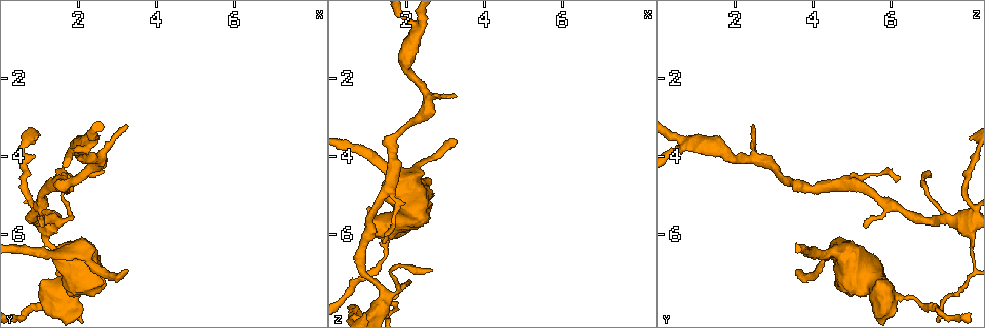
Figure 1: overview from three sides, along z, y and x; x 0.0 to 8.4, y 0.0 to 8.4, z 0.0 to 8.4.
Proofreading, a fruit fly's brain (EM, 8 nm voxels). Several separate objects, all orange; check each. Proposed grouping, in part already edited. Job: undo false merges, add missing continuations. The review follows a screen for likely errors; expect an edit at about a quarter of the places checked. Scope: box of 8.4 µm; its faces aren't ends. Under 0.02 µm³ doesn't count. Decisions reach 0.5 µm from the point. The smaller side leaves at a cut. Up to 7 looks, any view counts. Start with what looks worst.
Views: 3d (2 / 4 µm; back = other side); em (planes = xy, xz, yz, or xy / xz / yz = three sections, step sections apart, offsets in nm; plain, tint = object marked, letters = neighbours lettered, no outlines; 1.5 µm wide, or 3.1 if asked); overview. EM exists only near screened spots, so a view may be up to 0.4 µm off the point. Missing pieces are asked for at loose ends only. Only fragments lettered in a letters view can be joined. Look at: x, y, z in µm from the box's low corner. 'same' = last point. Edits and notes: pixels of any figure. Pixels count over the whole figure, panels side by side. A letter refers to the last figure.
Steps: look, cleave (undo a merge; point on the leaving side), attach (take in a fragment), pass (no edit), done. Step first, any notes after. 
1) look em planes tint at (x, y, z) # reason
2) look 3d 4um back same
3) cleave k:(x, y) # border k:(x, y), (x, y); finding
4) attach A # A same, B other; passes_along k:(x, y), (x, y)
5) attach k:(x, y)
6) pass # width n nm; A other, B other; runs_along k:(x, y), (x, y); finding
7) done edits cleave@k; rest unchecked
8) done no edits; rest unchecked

look 3d 4um at (3.25, 3.20, 2.45) # tapers out

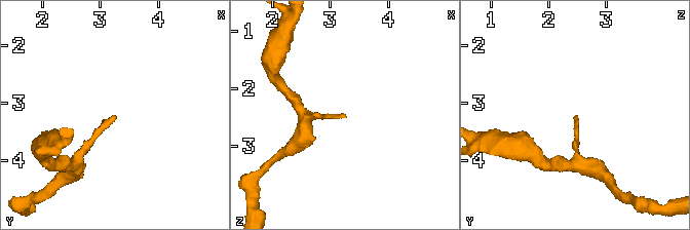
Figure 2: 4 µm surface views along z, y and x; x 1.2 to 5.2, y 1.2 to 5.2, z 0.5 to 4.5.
look em planes plain at (3.25, 3.25, 2.45)

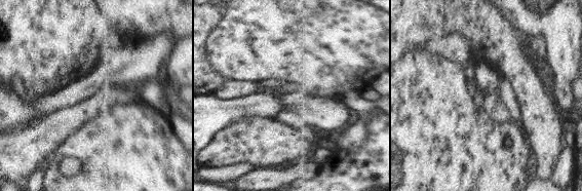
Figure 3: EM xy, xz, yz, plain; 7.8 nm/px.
look em planes letters same # see the neighbours

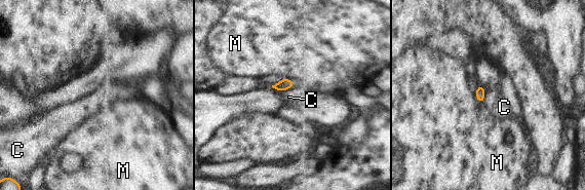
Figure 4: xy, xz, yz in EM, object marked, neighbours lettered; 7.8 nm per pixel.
pass # C other, M other; border 4:(281, 77), (290, 79), (296, 86); none of them fits

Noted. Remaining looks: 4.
look em planes plain at (1.50, 4.60, 6.15) # an open end

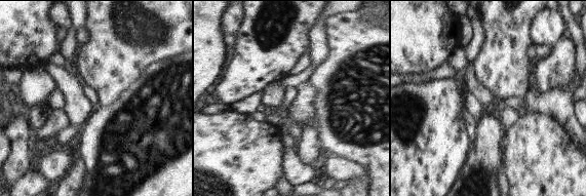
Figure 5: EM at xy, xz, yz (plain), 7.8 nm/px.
look em planes letters same # see the neighbours

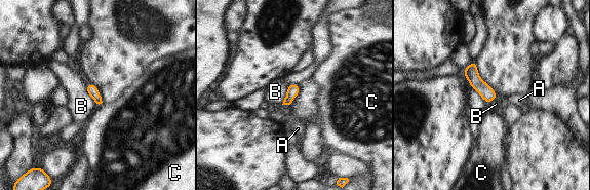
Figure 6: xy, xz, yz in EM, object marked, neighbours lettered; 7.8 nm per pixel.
pass # width 90 nm; A other, B other, C other; border 6:(85, 84), (87, 93), (99, 104); no lettered fragment goes on from it

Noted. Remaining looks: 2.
look 3d 2um at (1.25, 6.45, 4.20) # thick turns thin

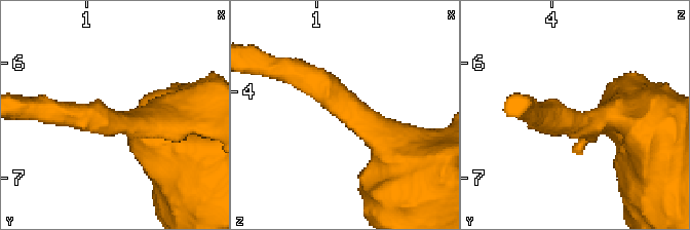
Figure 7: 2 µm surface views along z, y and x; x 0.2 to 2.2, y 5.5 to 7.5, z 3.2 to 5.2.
look em planes letters at (1.26, 6.50, 4.14) # arm_widths 200, 550 nm; now the EM

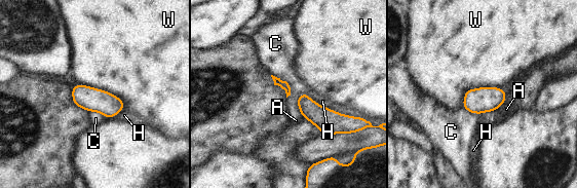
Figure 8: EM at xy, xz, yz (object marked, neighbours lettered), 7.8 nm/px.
pass # width 80 nm; longest_contact H 440 nm; A other, C other, H other, W other; continuous, no second cell

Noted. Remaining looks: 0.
done no edits; rest unchecked

